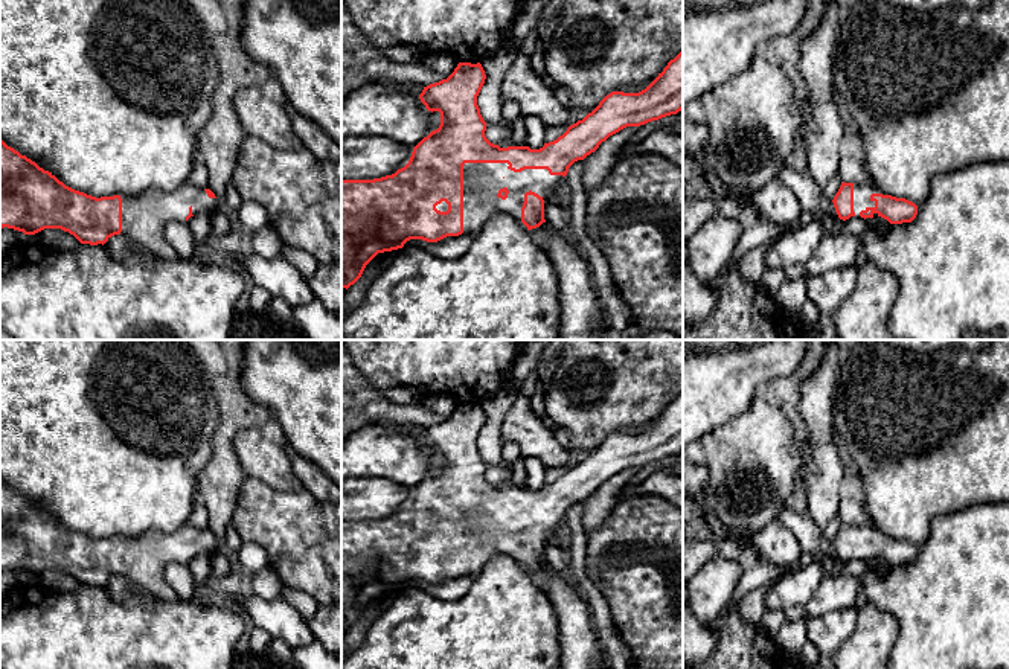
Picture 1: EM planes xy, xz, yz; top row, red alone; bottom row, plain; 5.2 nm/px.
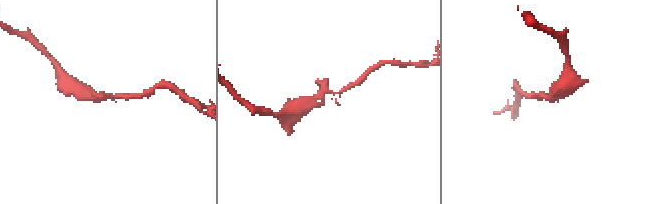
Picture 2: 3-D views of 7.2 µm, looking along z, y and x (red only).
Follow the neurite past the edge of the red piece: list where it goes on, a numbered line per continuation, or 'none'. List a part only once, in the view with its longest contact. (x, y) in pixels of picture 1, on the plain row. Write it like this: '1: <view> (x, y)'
1: xz (482, 523)

